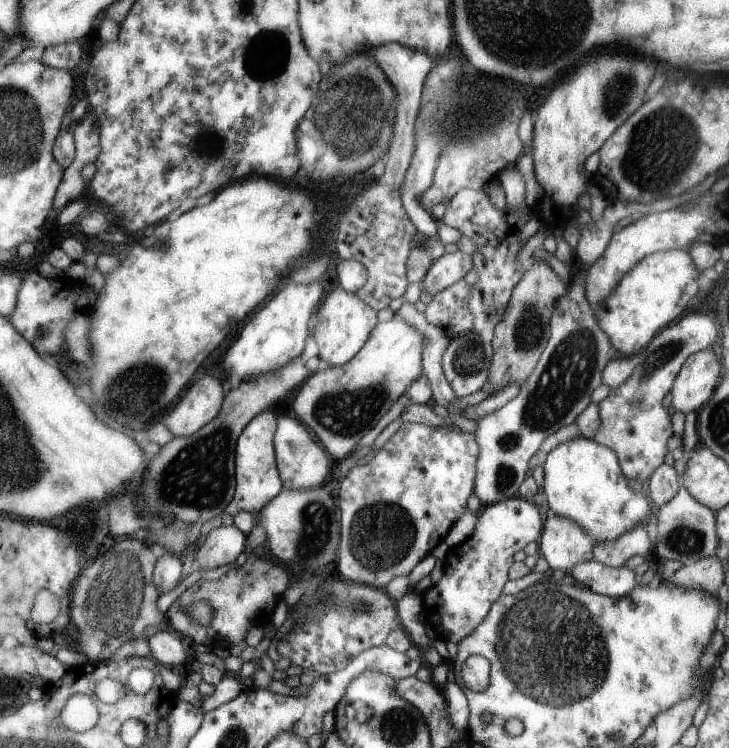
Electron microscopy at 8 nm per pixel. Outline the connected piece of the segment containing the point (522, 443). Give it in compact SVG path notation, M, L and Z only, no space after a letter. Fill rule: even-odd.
M578 272L569 280L568 292L554 305L551 316L548 342L544 352L537 360L534 370L527 381L520 385L520 391L504 407L496 410L489 416L478 420L478 429L475 431L479 442L479 455L475 485L473 493L483 502L483 506L500 502L501 500L519 496L519 486L526 478L528 462L531 456L540 448L542 441L559 428L572 424L592 403L592 392L603 383L603 370L611 359L608 357L612 343L608 335L600 328L595 312L588 302L585 293L585 276L587 272Z

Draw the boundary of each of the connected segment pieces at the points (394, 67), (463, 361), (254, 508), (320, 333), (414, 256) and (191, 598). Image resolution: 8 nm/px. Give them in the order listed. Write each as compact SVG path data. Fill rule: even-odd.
M384 44L380 48L368 50L370 56L374 56L374 60L382 66L382 70L386 72L387 78L394 84L396 90L396 100L398 100L398 108L396 108L396 122L394 128L414 128L416 122L416 114L420 108L420 96L422 96L422 84L426 80L426 74L432 68L432 58L420 50L406 50L400 44Z
M476 330L451 337L441 363L445 377L457 397L472 394L484 386L489 377L492 357L493 344L482 340Z
M266 409L252 417L252 420L240 433L235 450L234 464L237 485L232 502L224 510L226 514L234 516L240 511L246 511L258 516L264 506L284 489L275 459L276 432L277 416L275 409Z
M337 287L326 296L317 317L318 322L312 334L319 346L318 357L329 362L330 366L342 366L354 358L375 326L380 323L373 306L365 303L356 293L349 293L342 287Z
M417 231L412 246L407 258L407 279L409 282L420 282L432 263L445 253L445 244L438 237L429 237Z
M251 553L218 579L205 581L200 579L191 585L169 607L166 618L170 626L192 638L193 645L204 644L213 649L229 649L232 645L243 642L252 627L266 627L274 621L278 604L283 600L284 590L289 588L293 579L282 566L276 566L263 556ZM196 602L209 602L213 610L211 623L204 628L187 613Z

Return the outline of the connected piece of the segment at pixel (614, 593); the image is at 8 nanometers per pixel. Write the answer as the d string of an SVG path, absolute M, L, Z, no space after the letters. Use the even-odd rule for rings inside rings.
M594 558L574 565L571 574L578 584L612 598L620 598L628 594L638 582L638 577L632 569L609 567Z

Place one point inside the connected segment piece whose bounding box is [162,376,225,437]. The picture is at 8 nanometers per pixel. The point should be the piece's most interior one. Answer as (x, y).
(203, 400)

